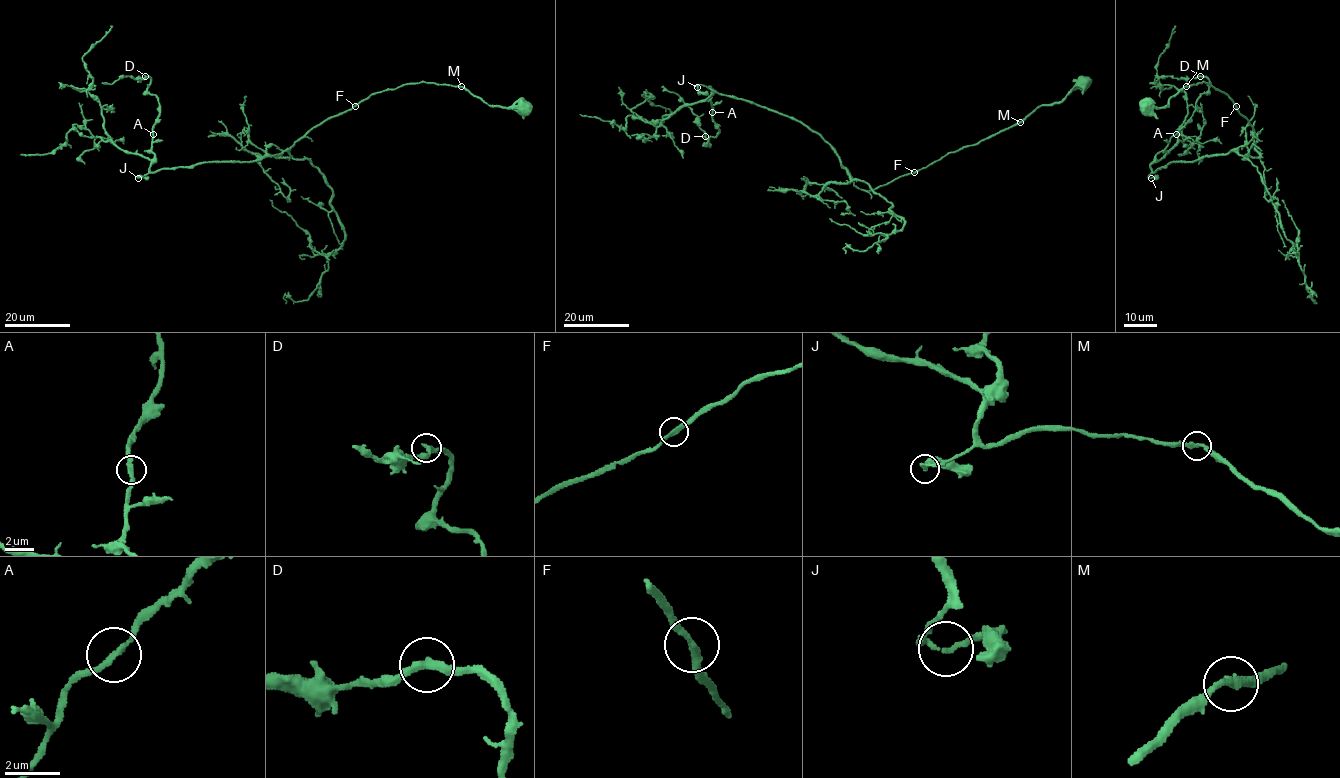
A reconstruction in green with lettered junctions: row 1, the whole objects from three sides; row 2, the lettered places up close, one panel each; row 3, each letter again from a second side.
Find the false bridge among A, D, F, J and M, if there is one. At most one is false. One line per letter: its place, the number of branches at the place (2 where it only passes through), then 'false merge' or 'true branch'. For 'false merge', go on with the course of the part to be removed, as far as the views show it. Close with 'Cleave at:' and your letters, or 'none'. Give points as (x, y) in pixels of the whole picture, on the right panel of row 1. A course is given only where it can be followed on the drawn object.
A: place (1176, 134); branches 2; true branch
D: place (1200, 76); branches 2; true branch
F: place (1236, 106); branches 2; true branch
J: place (1151, 178); branches 2; true branch
M: place (1186, 86); branches 2; true branch
Cleave at: none

